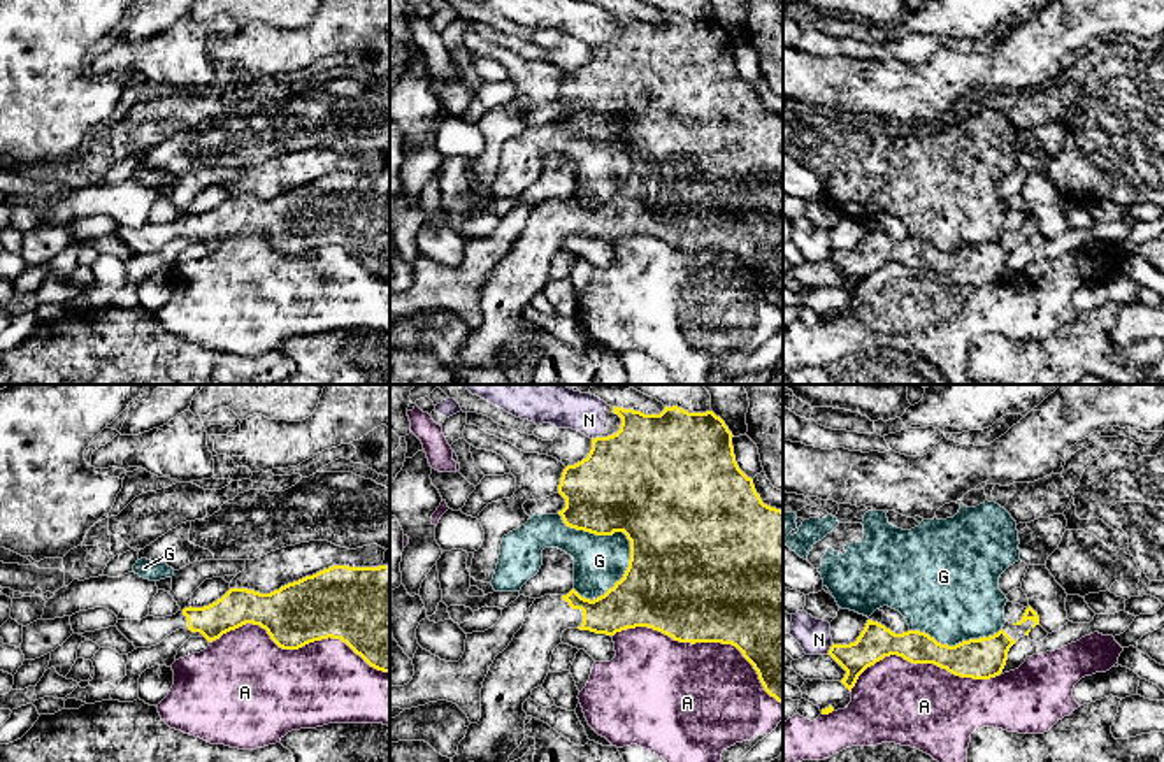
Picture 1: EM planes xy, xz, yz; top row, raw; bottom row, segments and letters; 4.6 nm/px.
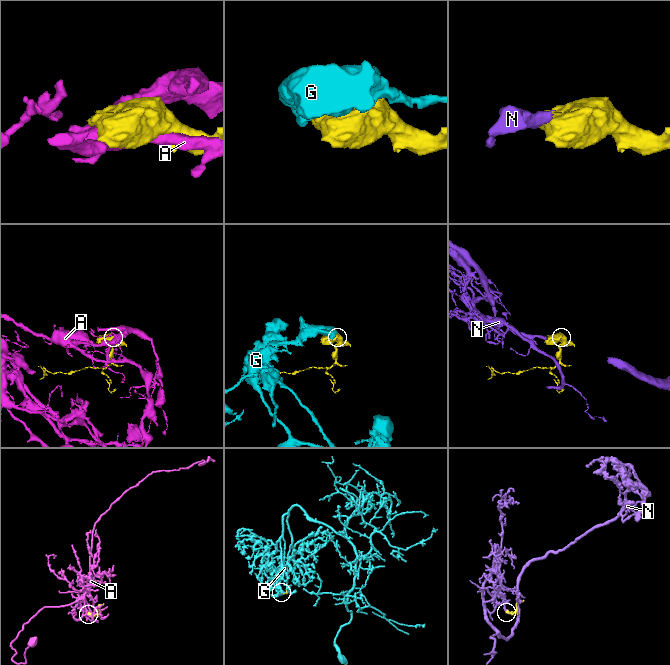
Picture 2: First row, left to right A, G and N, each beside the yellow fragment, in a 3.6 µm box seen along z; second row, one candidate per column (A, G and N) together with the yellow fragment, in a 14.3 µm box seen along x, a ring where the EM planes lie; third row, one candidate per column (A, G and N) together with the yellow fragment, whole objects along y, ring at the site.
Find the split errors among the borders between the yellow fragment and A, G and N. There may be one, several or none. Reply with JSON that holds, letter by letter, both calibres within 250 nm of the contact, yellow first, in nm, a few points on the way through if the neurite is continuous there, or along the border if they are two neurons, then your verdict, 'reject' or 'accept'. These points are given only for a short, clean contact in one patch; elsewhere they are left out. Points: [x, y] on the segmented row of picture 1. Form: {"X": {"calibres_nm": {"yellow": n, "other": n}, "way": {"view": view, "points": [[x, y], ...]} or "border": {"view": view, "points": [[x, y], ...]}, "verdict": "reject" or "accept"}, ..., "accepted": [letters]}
{"A": {"calibres_nm": {"yellow": 500, "other": 500}, "verdict": "reject"}, "G": {"calibres_nm": {"yellow": 500, "other": 240}, "verdict": "reject"}, "N": {"calibres_nm": {"yellow": 160, "other": 150}, "border": {"view": "yz", "points": [[833, 643], [826, 654]]}, "verdict": "reject"}, "accepted": []}

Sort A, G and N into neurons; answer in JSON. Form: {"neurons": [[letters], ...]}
{"neurons": [["A"], ["G"], ["N"]]}

